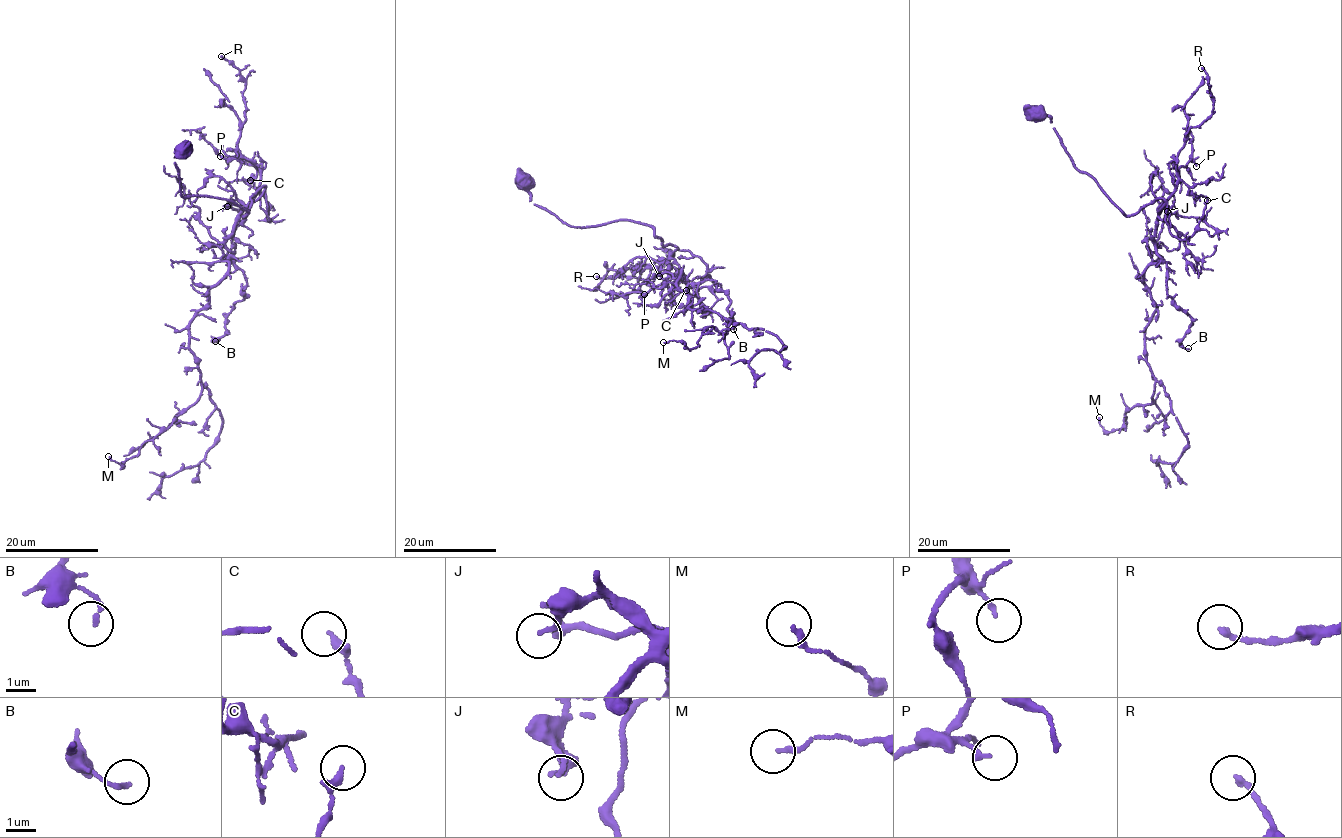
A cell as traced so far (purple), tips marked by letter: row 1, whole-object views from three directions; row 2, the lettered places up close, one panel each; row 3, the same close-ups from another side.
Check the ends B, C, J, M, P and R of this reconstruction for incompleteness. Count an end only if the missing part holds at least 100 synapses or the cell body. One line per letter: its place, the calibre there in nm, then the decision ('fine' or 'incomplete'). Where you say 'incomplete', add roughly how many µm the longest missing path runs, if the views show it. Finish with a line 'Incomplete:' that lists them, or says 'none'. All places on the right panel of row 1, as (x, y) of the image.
B: (1188, 348) | 140 nm | fine
C: (1207, 200) | 240 nm | fine
J: (1167, 211) | 130 nm | fine
M: (1099, 417) | 190 nm | fine
P: (1196, 166) | 140 nm | fine
R: (1201, 68) | 170 nm | fine
Incomplete: none

